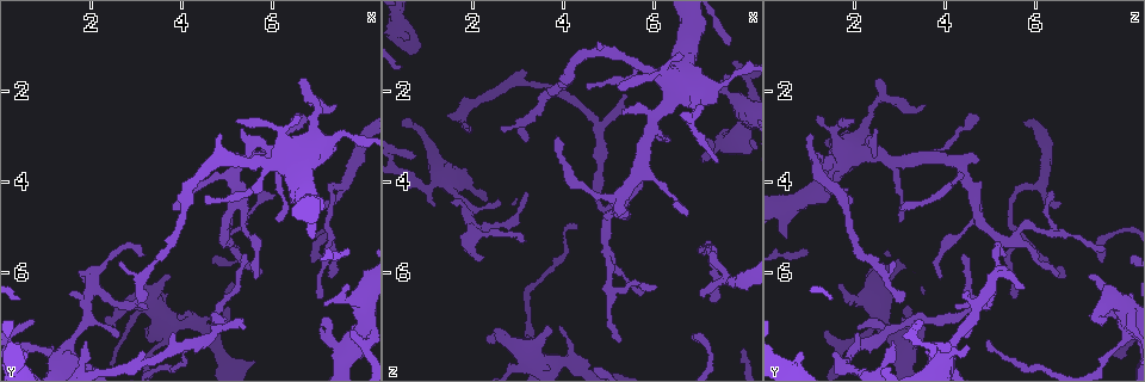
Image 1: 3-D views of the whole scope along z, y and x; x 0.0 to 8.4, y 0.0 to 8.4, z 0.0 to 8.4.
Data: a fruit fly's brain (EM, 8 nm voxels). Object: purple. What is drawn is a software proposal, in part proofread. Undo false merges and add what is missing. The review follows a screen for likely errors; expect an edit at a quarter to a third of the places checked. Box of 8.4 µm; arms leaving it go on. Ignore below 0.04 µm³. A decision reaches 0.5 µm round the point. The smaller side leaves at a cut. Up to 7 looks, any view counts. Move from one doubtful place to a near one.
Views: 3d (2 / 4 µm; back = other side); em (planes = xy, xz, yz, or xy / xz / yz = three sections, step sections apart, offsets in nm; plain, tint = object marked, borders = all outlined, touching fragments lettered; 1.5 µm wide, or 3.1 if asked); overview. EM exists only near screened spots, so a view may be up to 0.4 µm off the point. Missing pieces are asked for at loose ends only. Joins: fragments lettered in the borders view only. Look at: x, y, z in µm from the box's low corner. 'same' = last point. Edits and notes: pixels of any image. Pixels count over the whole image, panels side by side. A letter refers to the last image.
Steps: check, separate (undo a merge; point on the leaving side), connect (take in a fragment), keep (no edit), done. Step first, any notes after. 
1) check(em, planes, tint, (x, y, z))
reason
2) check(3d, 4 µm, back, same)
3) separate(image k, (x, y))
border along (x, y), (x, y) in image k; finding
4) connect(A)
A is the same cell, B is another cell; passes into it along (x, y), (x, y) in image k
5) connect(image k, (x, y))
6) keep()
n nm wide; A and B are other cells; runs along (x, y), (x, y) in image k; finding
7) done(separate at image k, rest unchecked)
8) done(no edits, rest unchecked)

check(em, xz, step 4, tint, (6.70, 2.60, 4.70))
thin end

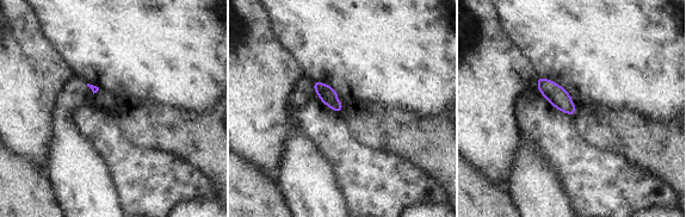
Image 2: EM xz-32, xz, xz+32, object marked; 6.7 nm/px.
check(em, planes, borders, same)

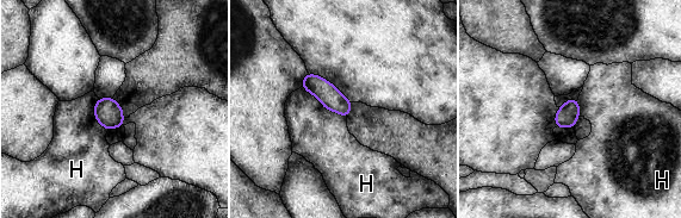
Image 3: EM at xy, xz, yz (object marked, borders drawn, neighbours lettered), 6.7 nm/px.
keep()
H is another cell; border along (302, 86), (326, 108), (346, 118) in image 3; no lettered fragment goes on from it

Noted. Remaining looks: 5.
check(em, yz, step 8, borders, (7.70, 7.35, 1.40))
an open end

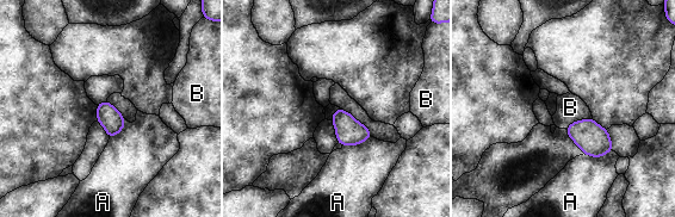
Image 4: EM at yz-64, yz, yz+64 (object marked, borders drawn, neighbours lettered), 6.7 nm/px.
keep()
A and B are other cells; none of them fits

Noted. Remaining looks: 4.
check(em, planes, plain, (1.85, 7.45, 2.75))
tapers out

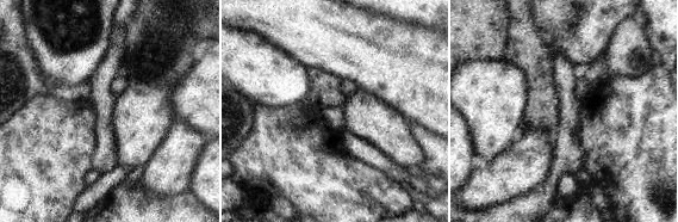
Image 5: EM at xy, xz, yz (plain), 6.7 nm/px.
check(em, planes, borders, same)
what lies round it

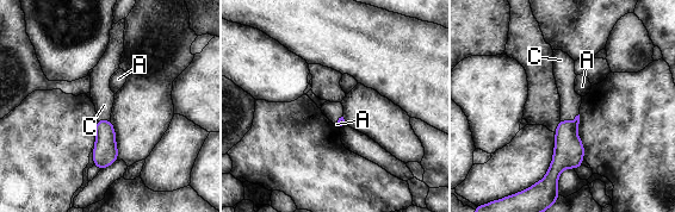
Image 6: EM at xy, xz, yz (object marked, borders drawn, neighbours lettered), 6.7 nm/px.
connect(C)
C is the same cell, A is another cell; passes into it along (569, 151), (569, 122), (570, 101) in image 6; the cell continues

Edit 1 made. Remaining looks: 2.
done(connect at image 6, rest unchecked)

